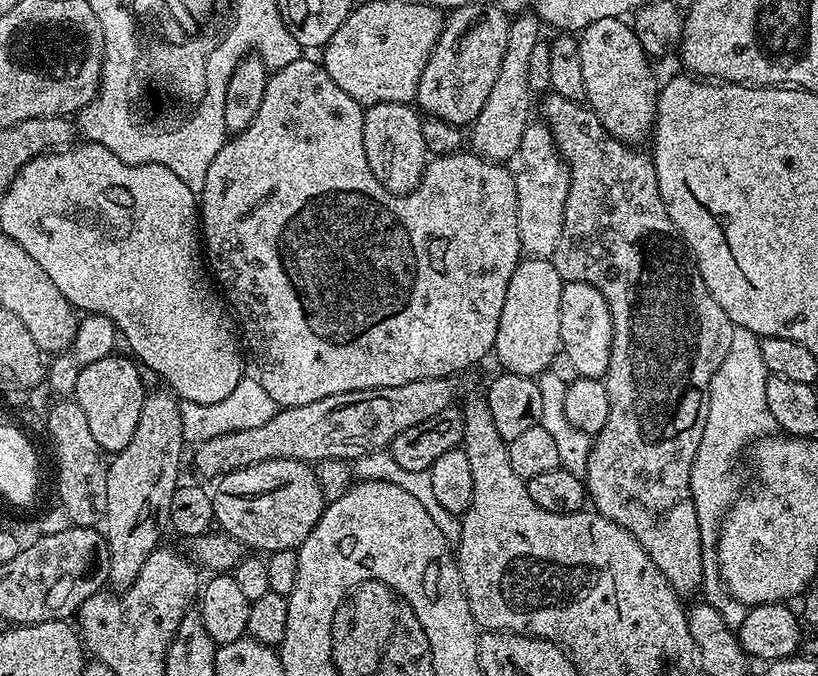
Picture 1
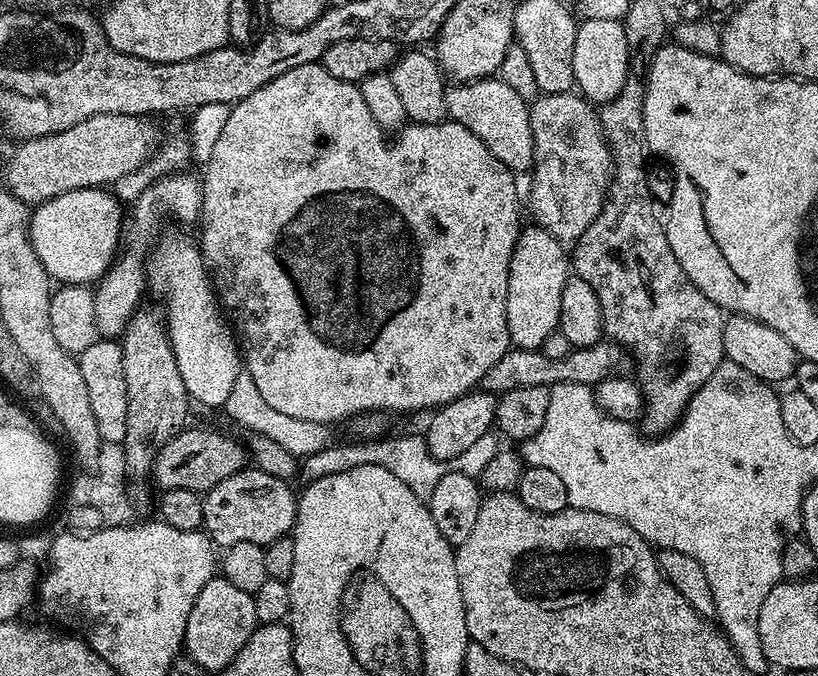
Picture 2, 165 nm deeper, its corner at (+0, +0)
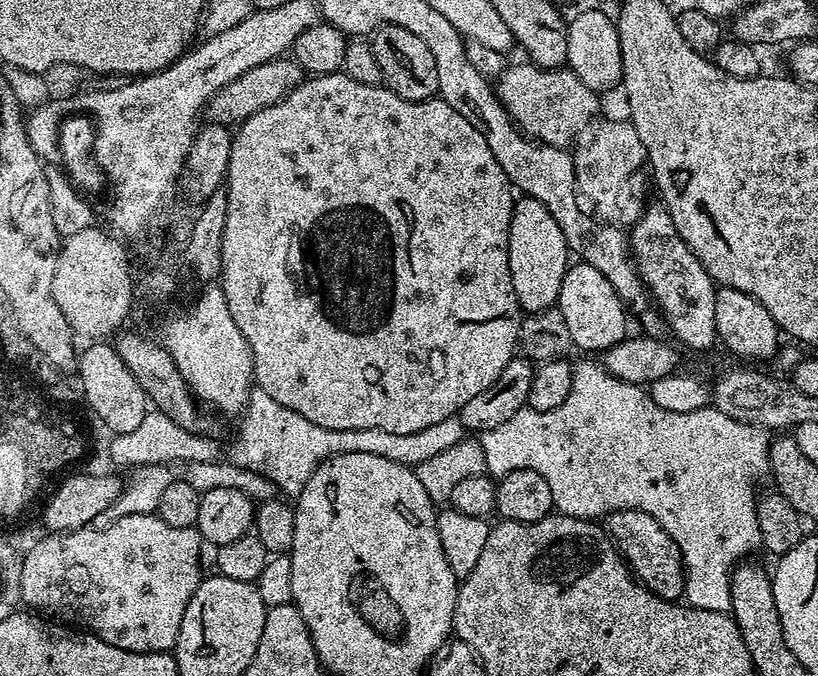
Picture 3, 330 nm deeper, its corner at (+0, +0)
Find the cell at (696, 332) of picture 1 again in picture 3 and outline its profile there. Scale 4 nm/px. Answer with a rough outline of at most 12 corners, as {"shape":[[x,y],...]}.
{"shape":[[663,203],[630,255],[663,323],[696,352],[717,343],[717,285]]}

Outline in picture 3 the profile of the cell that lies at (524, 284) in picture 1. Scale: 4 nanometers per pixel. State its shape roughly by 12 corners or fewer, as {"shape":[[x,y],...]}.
{"shape":[[512,205],[508,261],[525,313],[556,304],[570,263],[550,210]]}

